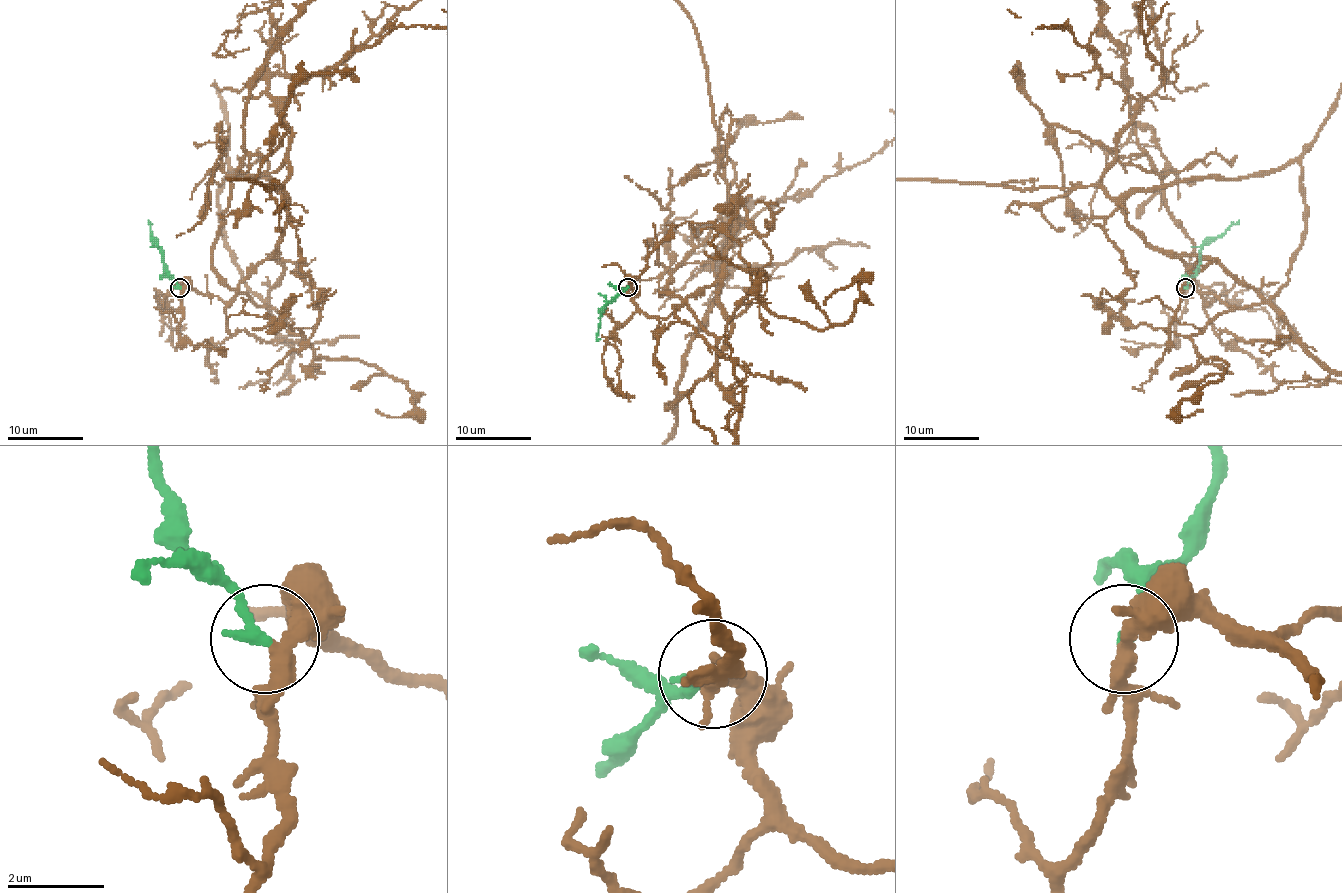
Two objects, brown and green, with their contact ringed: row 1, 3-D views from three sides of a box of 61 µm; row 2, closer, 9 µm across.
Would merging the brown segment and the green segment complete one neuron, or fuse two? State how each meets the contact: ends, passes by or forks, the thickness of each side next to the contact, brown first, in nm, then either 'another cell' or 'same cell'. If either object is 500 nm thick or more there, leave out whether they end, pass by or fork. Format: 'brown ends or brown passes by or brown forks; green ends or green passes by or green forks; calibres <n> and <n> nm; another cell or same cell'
brown passes by; green ends; calibres 320 and 240 nm; same cell

